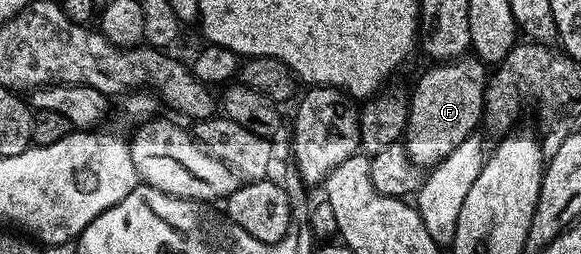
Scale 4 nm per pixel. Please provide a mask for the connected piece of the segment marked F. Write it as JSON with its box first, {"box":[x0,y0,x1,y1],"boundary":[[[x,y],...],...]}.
{"box":[405,57,489,169],"boundary":[[[460,57],[450,61],[439,61],[420,77],[415,83],[415,92],[409,95],[409,110],[407,112],[407,129],[405,146],[407,156],[419,167],[430,169],[436,163],[448,157],[449,153],[465,141],[470,135],[476,134],[483,117],[483,97],[489,71],[484,64],[474,57]]]}

